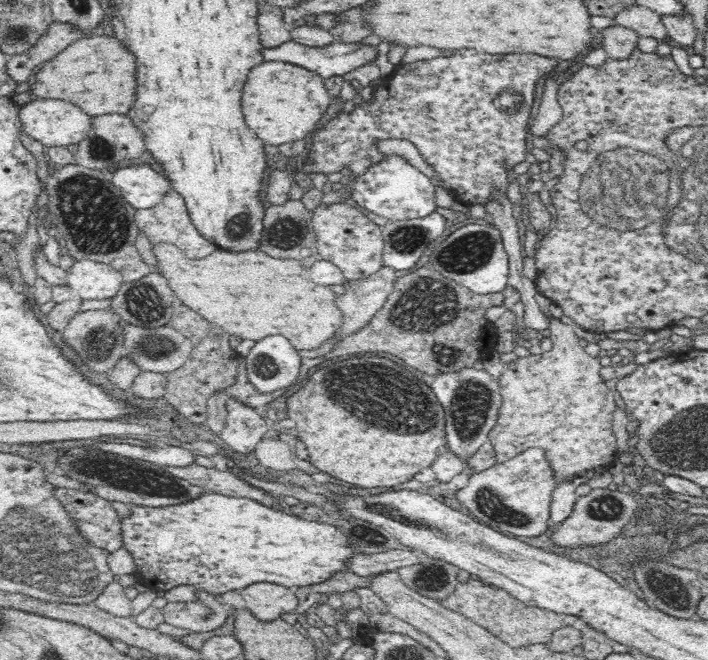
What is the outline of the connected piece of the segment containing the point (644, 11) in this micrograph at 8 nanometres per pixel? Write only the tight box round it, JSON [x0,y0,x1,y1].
[616,4,668,42]

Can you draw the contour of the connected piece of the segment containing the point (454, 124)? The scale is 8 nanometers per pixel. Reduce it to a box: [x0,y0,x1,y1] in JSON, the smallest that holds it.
[301,48,558,207]

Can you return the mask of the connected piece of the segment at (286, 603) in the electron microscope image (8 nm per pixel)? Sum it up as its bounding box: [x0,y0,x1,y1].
[238,582,298,622]

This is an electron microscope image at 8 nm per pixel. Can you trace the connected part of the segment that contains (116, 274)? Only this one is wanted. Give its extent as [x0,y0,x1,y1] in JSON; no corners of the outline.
[66,260,125,300]

